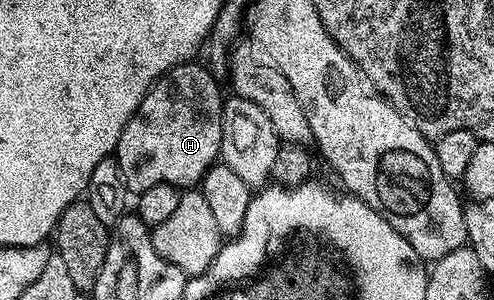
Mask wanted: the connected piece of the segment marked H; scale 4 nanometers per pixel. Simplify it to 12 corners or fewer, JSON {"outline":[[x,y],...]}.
{"outline":[[209,67],[165,72],[116,149],[126,191],[201,185],[222,151]]}

